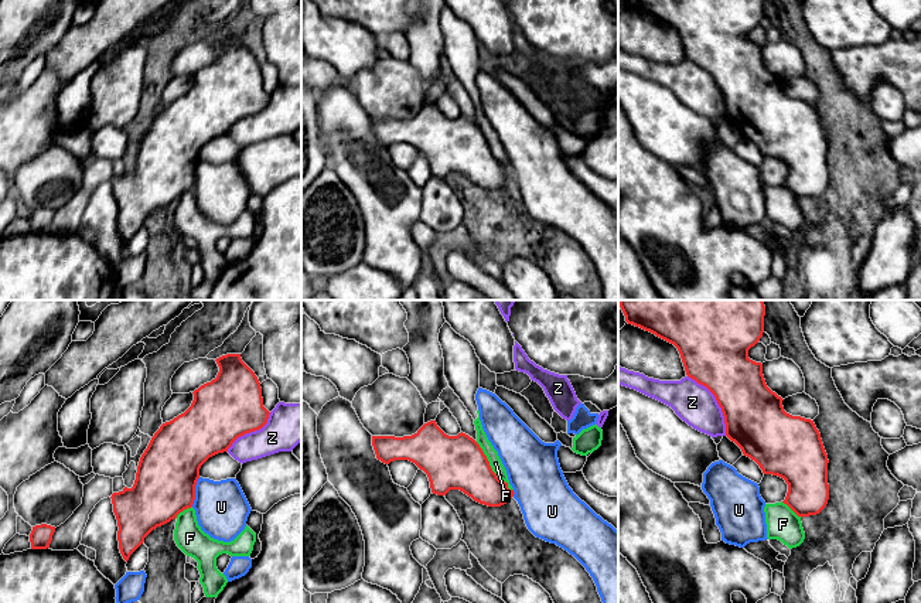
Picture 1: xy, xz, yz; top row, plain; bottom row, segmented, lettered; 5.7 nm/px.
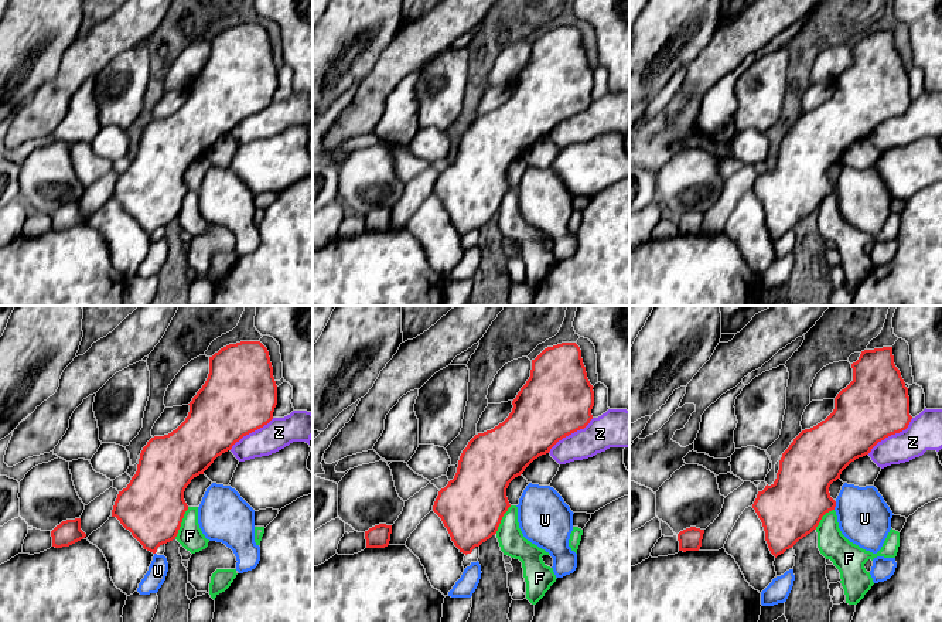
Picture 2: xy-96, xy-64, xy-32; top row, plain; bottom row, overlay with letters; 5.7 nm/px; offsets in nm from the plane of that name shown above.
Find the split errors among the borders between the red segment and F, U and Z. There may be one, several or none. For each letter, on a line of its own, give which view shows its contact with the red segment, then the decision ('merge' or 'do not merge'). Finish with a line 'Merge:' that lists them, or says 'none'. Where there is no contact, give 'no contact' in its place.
F: meets red in xz; do not merge
U: meets red in xy; do not merge
Z: meets red in yz; do not merge
Merge: none

